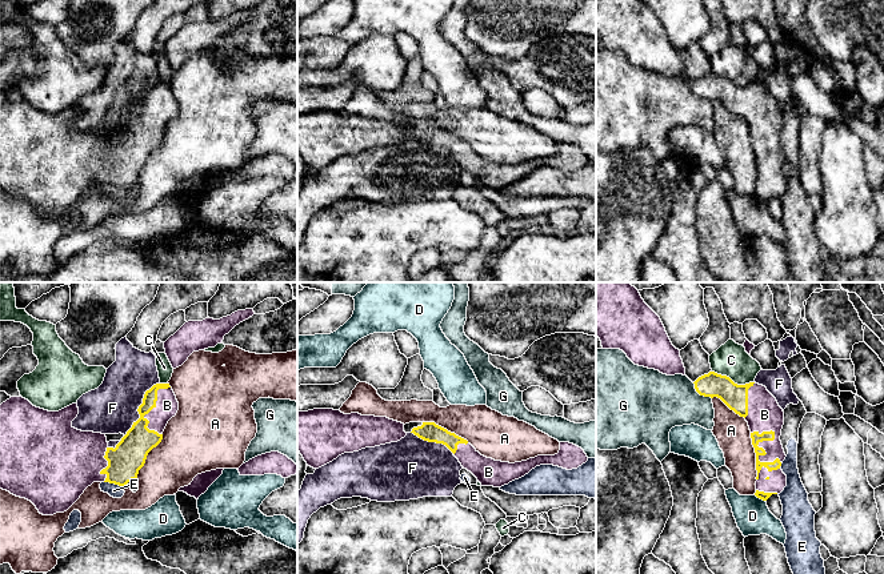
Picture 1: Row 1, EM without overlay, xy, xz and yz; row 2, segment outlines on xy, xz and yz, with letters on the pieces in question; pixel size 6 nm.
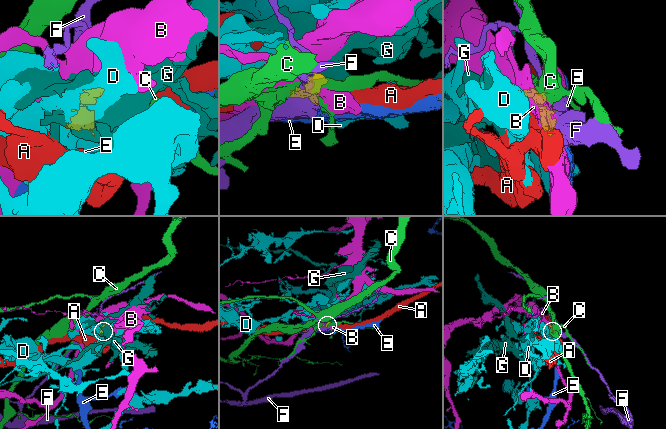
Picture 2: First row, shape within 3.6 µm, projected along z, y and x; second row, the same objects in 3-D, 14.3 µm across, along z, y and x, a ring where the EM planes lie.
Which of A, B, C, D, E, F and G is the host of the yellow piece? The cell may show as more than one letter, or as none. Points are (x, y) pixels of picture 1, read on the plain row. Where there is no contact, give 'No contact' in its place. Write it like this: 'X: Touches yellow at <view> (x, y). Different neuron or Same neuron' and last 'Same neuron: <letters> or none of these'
A: Touches yellow at xy (146, 159). Different neuron
B: Touches yellow at yz (758, 145). Same neuron
C: Touches yellow at yz (731, 81). Different neuron
D: Touches yellow at yz (760, 200). Different neuron
E: Touches yellow at xy (112, 184). Different neuron
F: Touches yellow at xy (139, 109). Different neuron
G: Touches yellow at yz (700, 96). Different neuron
Same neuron: B

